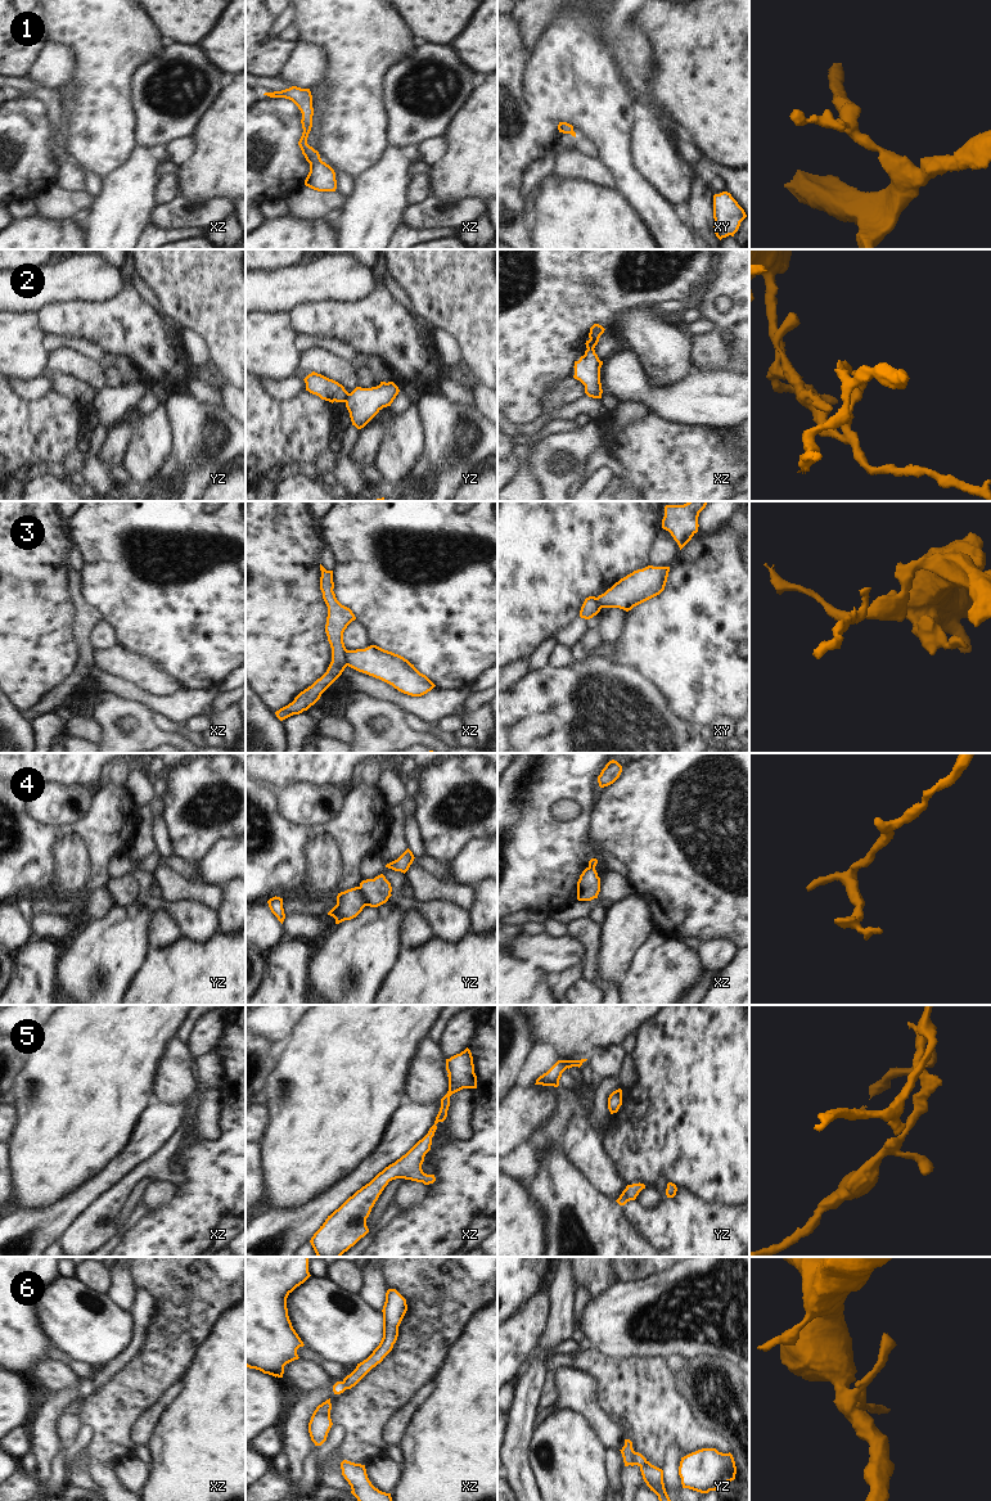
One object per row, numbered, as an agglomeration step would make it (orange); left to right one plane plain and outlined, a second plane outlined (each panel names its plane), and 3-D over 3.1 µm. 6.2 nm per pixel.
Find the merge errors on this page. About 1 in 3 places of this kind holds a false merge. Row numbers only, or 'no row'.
2, 3, 4, 6

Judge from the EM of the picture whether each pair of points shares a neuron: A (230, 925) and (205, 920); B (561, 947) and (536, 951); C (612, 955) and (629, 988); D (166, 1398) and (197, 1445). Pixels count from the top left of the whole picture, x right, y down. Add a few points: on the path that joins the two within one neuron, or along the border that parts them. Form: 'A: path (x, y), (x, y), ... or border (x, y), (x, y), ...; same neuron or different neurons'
A: border (217, 913), (220, 928); different neurons
B: path (554, 951), (543, 951); same neuron
C: border (636, 950), (629, 968), (617, 983); different neurons
D: border (181, 1383), (179, 1394), (160, 1416), (153, 1428); different neurons

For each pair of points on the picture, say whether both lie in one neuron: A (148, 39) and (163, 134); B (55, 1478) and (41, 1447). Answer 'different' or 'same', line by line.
A: different
B: different

